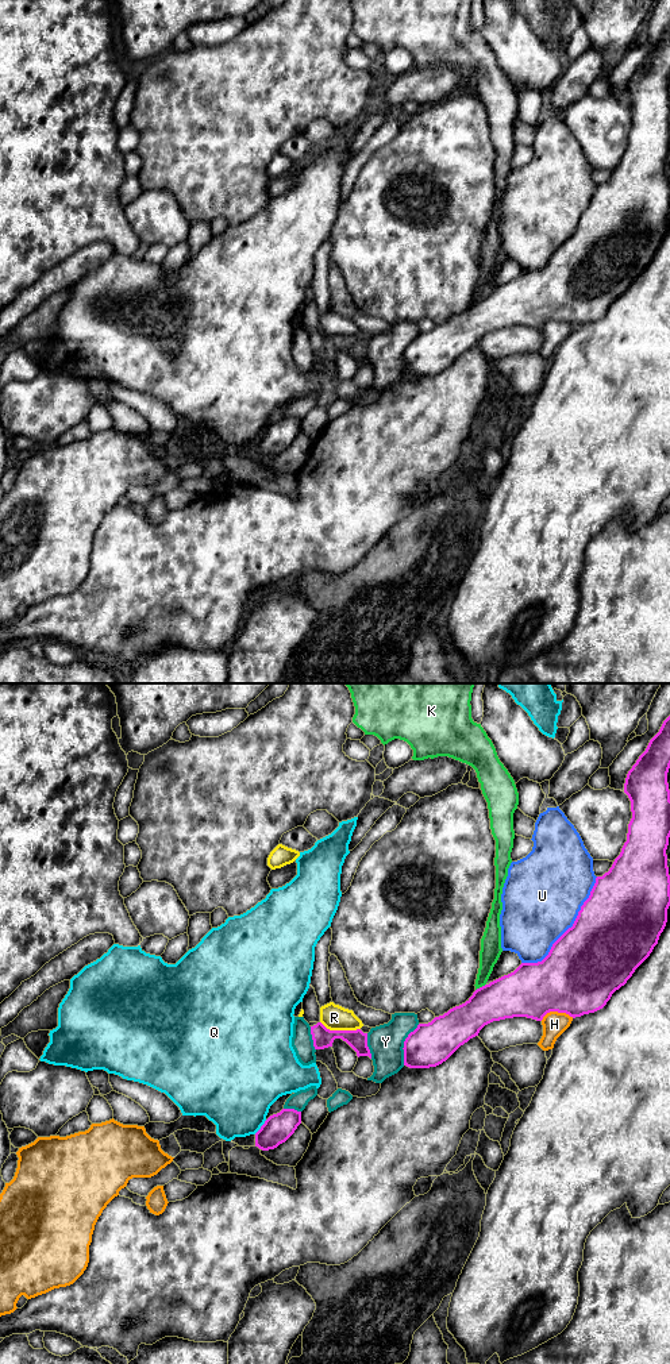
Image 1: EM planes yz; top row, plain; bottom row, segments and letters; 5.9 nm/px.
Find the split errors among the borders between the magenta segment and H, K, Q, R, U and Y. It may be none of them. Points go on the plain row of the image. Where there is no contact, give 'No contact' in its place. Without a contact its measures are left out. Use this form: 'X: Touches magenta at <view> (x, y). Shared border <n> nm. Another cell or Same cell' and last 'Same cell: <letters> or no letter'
H: Touches magenta at yz (557, 319). Shared border 200 nm. Another cell
K: Touches magenta at yz (480, 296). Shared border 80 nm. Another cell
Q: Touches magenta at yz (261, 435). Shared border 120 nm. Another cell
R: Touches magenta at yz (341, 339). Shared border 240 nm. Another cell
U: Touches magenta at yz (569, 237). Shared border 700 nm. Another cell
Y: Touches magenta at yz (404, 353). Shared border 260 nm. Another cell
Same cell: no letter

